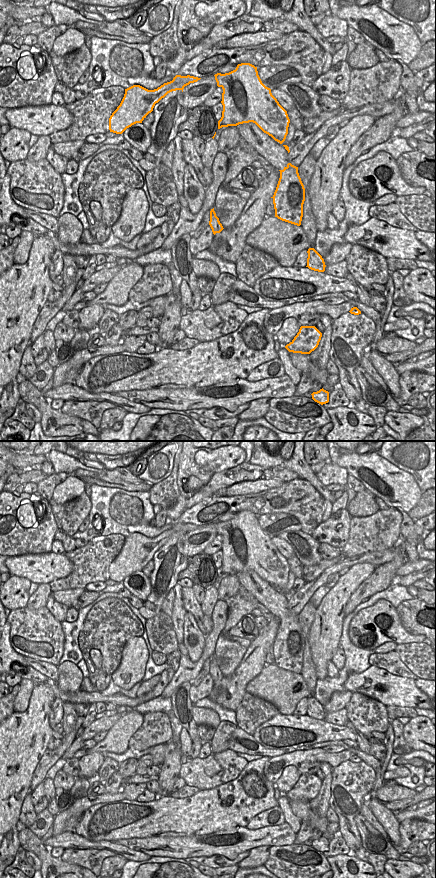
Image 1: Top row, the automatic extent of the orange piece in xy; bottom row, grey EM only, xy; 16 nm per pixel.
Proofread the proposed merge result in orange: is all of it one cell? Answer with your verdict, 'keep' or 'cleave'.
cleave

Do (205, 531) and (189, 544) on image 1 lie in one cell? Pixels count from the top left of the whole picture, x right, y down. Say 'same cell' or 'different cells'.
same cell

